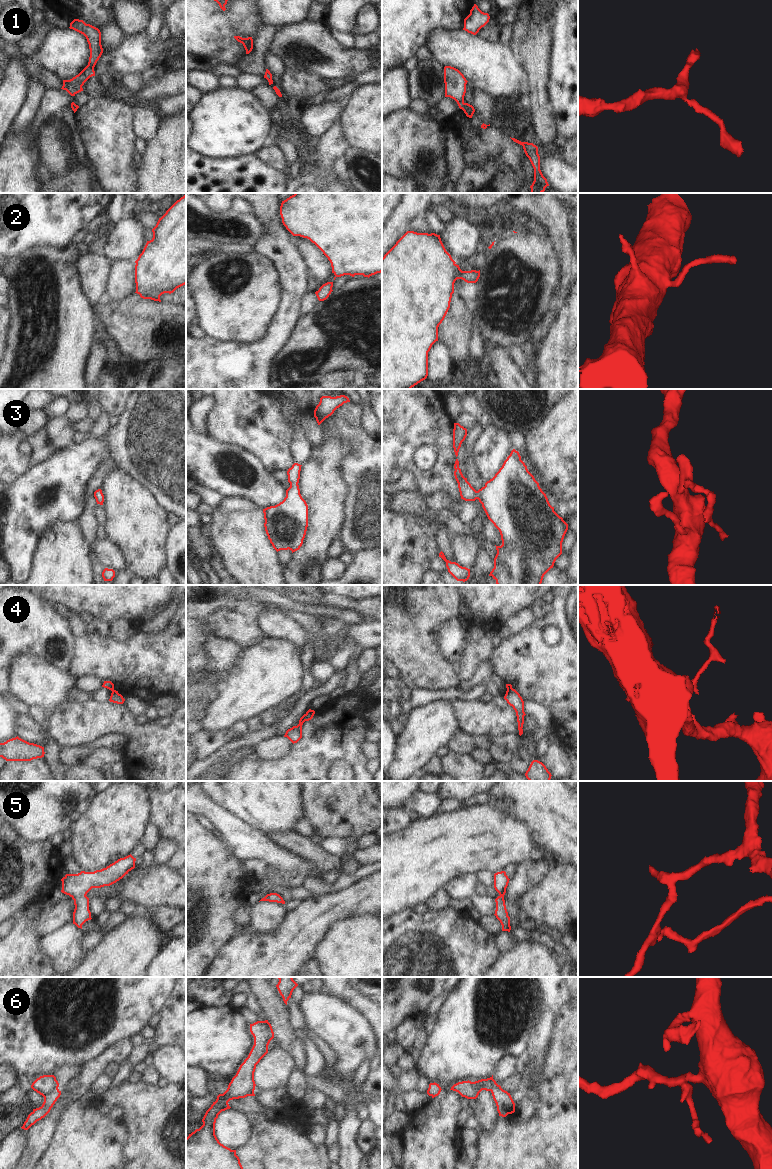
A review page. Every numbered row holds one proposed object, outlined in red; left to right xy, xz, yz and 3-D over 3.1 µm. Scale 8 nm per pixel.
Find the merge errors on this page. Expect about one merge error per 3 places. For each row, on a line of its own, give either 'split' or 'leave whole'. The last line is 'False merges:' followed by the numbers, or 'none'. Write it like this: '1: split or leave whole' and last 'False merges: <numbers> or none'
1: leave whole
2: leave whole
3: leave whole
4: split
5: leave whole
6: split
False merges: 4, 6

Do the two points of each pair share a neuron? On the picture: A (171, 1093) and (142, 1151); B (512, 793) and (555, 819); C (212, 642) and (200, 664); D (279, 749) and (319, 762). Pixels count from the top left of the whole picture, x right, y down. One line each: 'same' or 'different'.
A: same
B: same
C: different
D: different

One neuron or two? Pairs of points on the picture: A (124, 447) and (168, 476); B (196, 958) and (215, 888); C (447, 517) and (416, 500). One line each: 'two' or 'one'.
A: one
B: one
C: one

